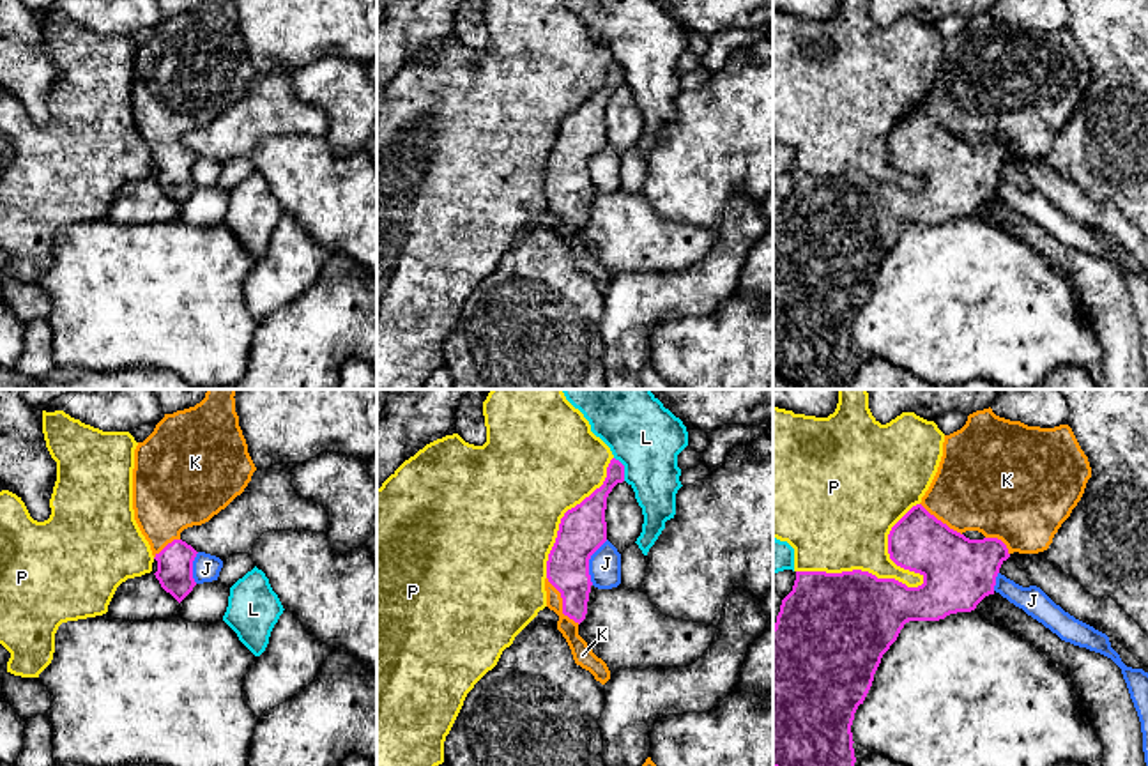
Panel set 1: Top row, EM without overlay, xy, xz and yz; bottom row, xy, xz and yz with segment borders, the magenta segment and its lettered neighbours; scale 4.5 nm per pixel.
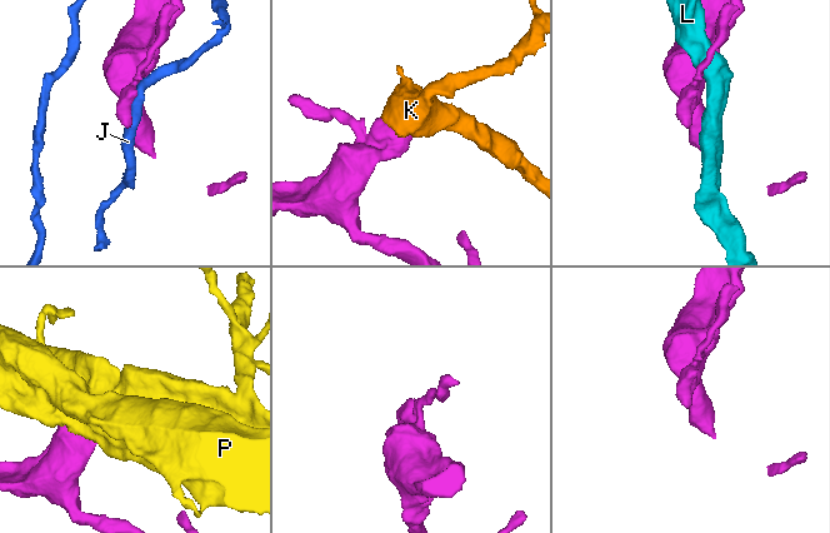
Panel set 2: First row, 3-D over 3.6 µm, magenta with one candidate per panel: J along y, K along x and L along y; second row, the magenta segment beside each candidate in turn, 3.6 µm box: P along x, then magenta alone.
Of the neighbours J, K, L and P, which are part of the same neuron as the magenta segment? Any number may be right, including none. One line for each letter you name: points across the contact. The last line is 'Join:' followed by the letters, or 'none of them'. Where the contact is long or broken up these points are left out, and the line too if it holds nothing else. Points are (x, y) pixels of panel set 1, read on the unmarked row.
K: runs through xz (568, 165), (568, 197), (563, 207), (570, 237), (582, 259)
Join: K

